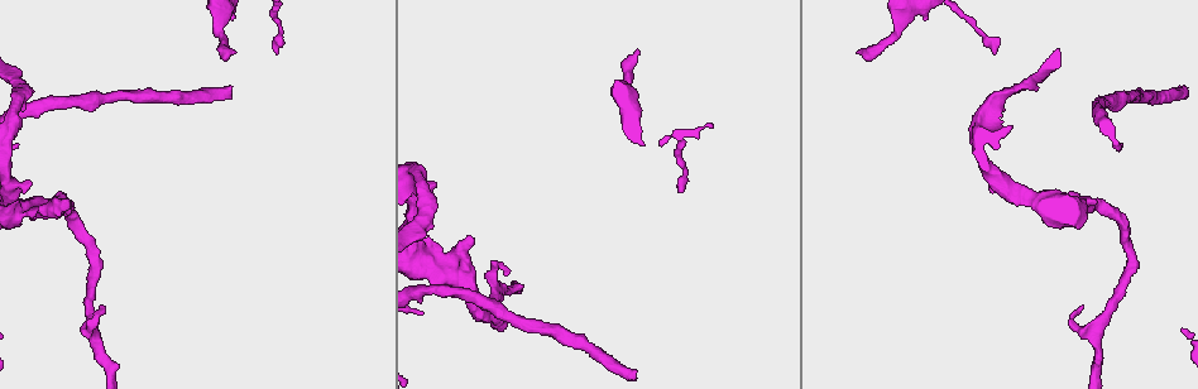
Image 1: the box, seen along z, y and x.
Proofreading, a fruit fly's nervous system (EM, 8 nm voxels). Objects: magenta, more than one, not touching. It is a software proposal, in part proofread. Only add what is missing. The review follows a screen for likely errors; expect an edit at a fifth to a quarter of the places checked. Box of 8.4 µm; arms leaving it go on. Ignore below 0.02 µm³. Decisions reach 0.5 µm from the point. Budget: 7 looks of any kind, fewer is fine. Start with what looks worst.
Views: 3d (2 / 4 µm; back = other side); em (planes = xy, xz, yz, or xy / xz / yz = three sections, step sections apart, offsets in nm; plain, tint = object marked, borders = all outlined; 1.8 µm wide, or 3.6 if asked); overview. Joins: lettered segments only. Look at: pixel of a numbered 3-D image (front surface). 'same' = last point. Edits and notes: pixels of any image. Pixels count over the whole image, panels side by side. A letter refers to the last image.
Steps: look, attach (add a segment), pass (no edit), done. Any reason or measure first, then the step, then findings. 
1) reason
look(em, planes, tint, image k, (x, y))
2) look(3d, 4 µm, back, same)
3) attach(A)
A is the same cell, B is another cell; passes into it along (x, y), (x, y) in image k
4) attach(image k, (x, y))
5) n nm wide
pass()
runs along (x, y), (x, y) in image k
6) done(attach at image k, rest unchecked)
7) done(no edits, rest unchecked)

branch stops here
look(em, yz, step 4, tint, image 1, (636, 49))

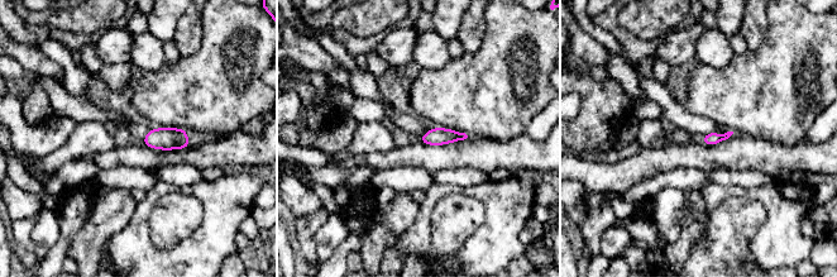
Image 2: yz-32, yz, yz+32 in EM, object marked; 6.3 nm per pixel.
cut it another way
look(em, planes, borders, same)

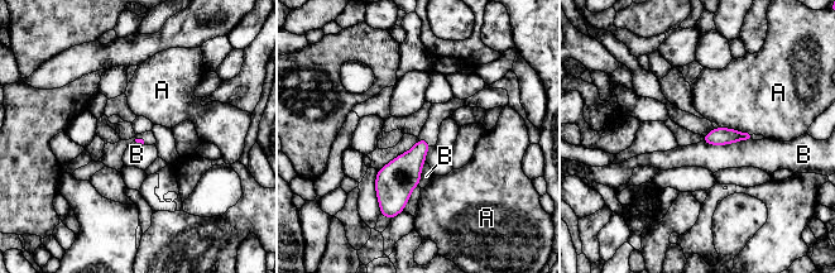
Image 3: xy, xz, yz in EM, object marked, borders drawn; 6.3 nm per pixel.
pass()
A and B are other cells; border along (749, 137), (725, 144), (701, 142) in image 3; no lettered segment goes on from it

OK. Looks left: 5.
long arm stops here
look(3d, 2 µm, image 1, (423, 312))

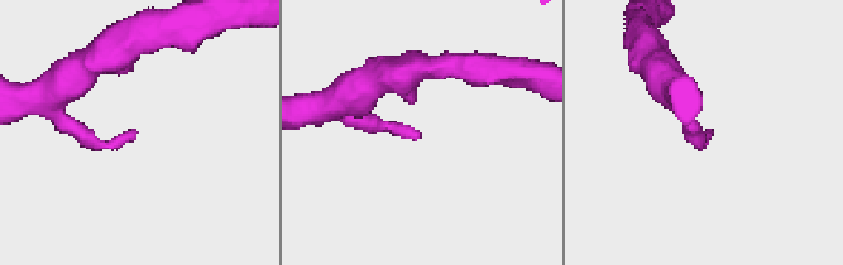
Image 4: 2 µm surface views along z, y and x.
look(em, planes, borders, image 4, (419, 137))

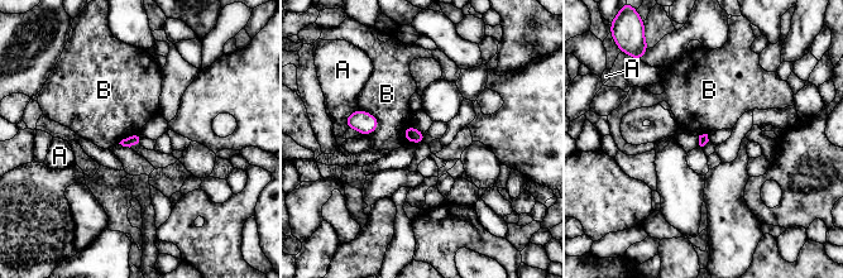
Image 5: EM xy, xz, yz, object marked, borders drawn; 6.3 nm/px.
pass()
A and B are other cells; border along (360, 109), (378, 123), (367, 135) in image 5; no lettered segment goes on from it

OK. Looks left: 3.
look(em, xy, step 8, tint, image 1, (505, 276))

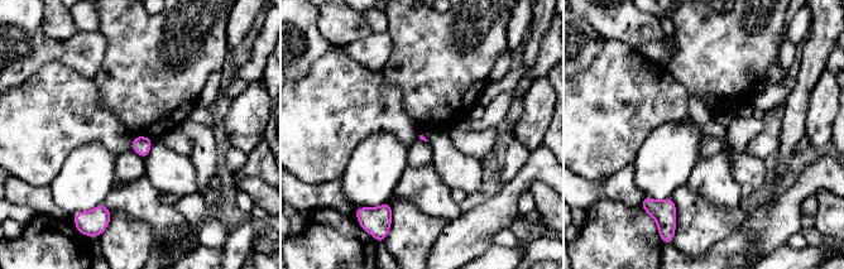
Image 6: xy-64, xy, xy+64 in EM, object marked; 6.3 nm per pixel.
look(em, planes, borders, same)

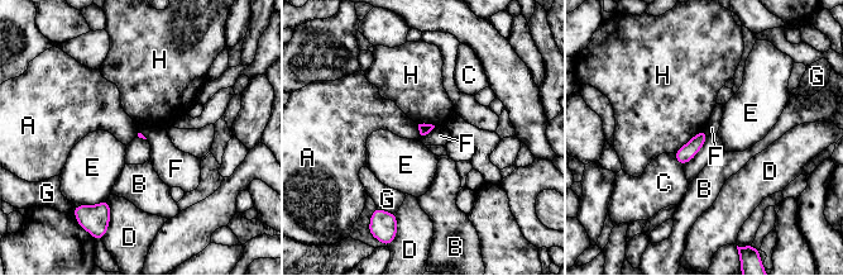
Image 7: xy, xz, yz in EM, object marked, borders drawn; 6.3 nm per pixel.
pass()
A, B, C, D, E, F, G and H are other cells; border along (435, 127), (422, 136) in image 7; none of them fits

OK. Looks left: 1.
done(no edits, rest unchecked)

